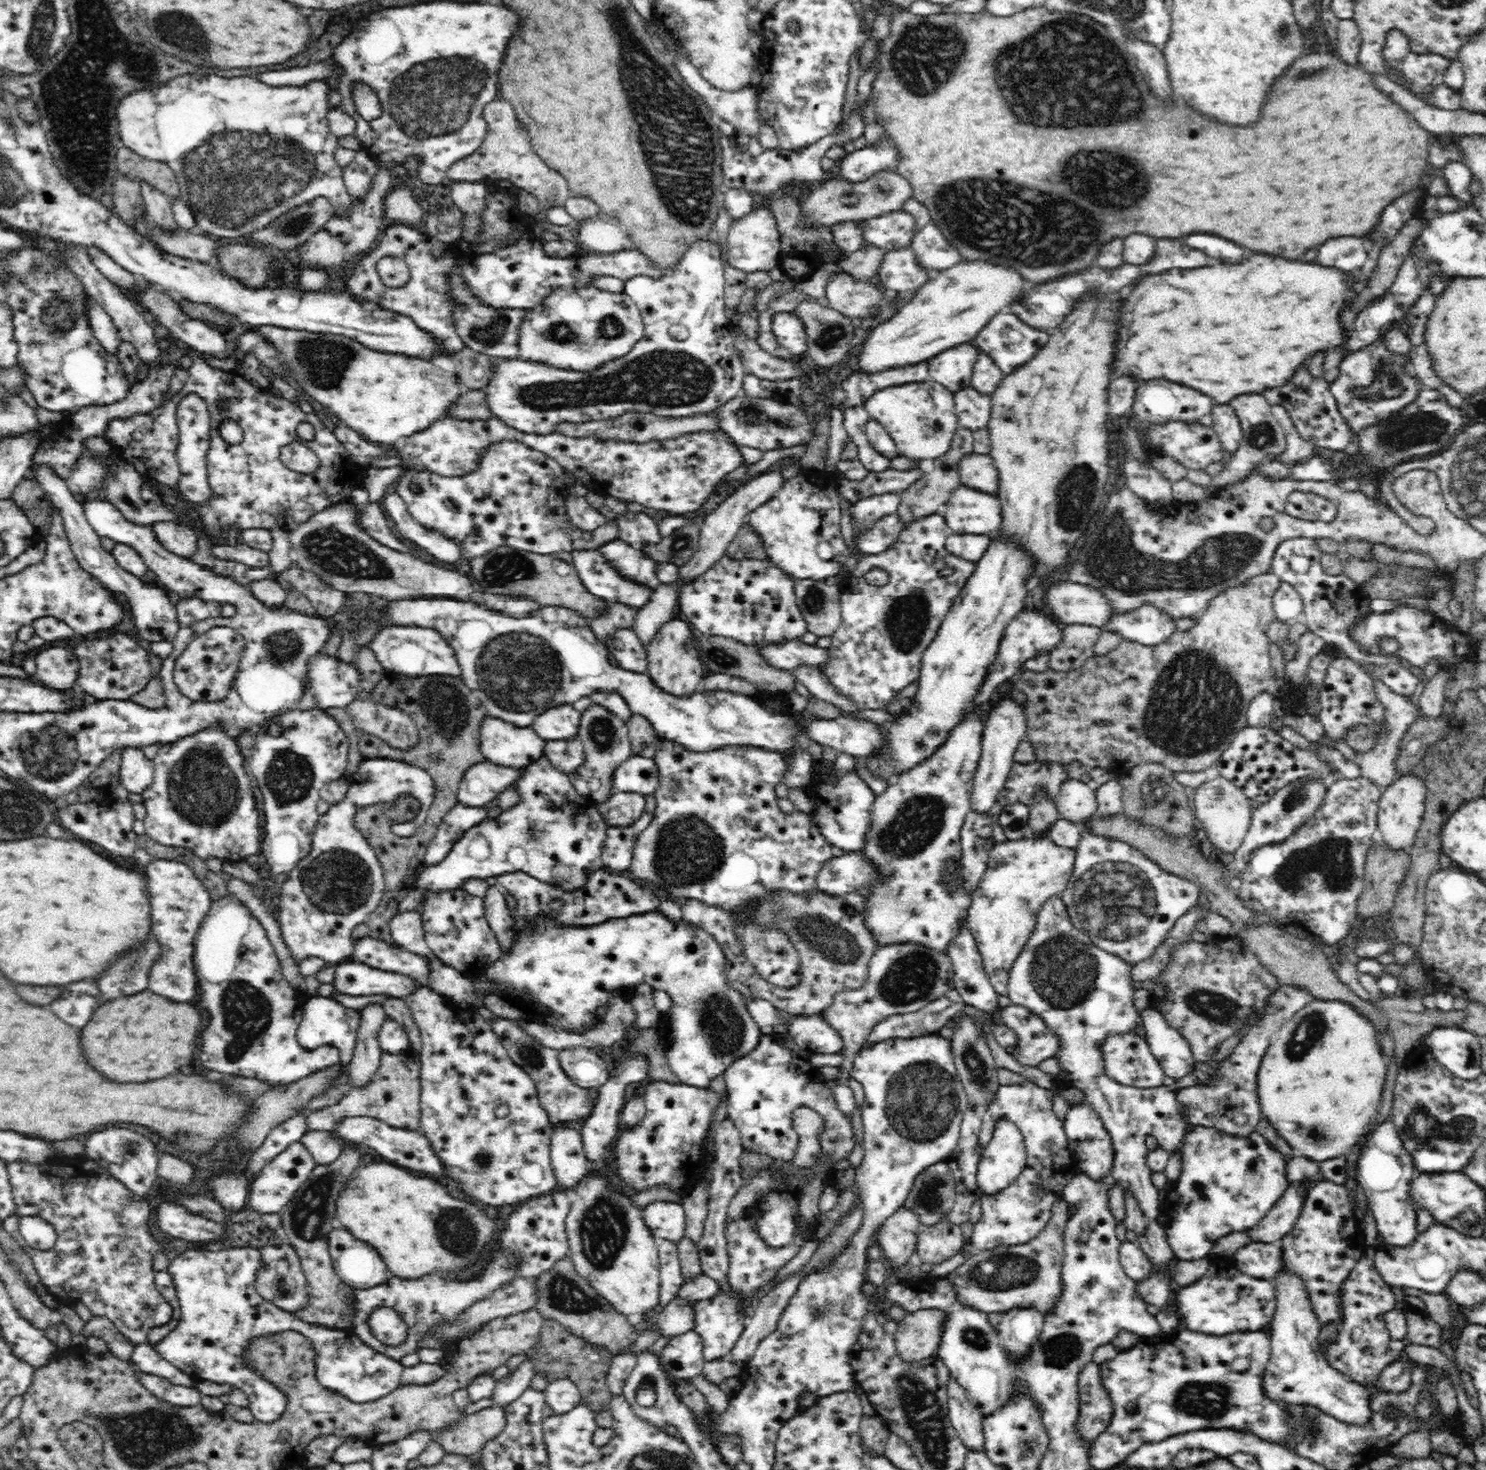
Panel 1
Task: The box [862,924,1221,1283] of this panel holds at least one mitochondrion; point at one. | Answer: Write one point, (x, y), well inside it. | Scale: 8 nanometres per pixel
(919, 1101)

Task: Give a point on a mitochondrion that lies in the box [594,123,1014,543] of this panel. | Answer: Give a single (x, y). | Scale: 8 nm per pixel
(828, 334)

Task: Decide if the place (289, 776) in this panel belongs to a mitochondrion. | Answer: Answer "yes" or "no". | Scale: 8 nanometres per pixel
yes

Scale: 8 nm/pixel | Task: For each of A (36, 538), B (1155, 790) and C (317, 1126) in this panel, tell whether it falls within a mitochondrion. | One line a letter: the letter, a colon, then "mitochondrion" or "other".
A: other
B: mitochondrion
C: other

